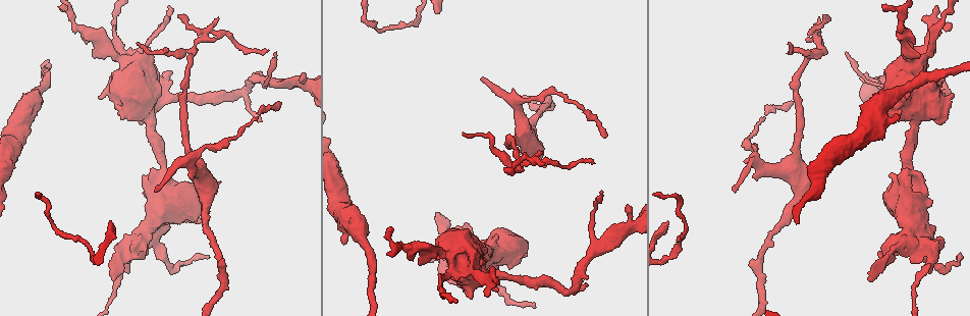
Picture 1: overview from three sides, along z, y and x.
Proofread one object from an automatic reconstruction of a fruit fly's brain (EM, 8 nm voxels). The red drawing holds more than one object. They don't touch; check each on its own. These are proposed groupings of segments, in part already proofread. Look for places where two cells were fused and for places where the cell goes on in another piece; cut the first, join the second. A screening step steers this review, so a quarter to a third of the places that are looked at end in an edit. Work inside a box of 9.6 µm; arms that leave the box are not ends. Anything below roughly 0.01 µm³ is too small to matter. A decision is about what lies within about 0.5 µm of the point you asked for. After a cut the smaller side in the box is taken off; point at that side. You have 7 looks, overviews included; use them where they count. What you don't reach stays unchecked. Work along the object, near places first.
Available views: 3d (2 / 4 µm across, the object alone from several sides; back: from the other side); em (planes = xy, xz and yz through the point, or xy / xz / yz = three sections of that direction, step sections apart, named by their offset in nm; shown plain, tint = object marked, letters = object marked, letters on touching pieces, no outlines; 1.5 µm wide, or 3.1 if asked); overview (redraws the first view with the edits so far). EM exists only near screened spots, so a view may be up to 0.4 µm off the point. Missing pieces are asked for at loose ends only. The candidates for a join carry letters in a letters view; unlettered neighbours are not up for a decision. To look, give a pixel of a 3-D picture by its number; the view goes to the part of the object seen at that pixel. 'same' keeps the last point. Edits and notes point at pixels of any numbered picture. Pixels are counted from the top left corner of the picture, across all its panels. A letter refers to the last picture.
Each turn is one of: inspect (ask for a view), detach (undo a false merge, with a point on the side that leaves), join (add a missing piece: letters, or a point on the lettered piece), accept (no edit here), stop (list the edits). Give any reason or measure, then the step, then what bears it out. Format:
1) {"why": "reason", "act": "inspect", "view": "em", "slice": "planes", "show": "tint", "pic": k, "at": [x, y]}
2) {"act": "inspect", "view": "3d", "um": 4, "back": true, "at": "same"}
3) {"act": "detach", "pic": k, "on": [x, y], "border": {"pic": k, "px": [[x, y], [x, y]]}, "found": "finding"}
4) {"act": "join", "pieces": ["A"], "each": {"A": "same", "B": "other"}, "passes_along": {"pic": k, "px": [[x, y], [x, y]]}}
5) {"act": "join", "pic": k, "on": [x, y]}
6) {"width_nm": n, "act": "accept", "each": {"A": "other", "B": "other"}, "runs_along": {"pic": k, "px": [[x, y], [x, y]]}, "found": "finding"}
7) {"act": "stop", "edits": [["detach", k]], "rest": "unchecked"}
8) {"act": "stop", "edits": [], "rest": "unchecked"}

{"why": "an open end", "act": "inspect", "view": "3d", "um": 4, "pic": 1, "at": [897, 119]}

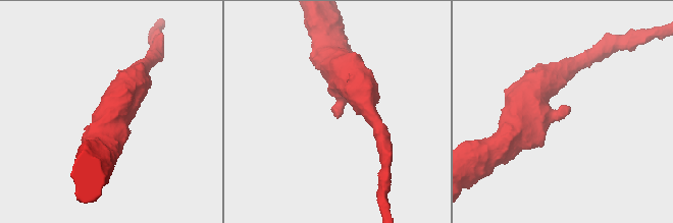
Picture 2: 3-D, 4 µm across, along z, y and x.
{"why": "need the tissue", "act": "inspect", "view": "em", "slice": "yz", "step": 8, "show": "tint", "pic": 2, "at": [568, 113]}

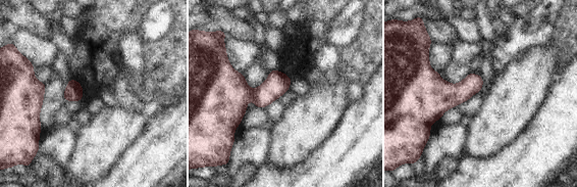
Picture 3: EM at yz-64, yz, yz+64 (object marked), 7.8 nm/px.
{"why": "cut it another way", "act": "inspect", "view": "em", "slice": "planes", "show": "letters", "at": "same"}

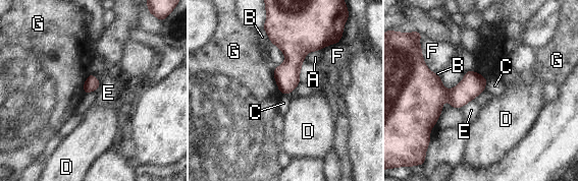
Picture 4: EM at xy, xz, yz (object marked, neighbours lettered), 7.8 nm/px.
{"act": "accept", "each": {"A": "other", "B": "other", "C": "other", "D": "other", "E": "other", "F": "other", "G": "other"}, "border": {"pic": 4, "px": [[272, 72], [277, 88], [283, 94]]}, "found": "none of them fits"}

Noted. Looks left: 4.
{"why": "calibre changes", "act": "inspect", "view": "em", "slice": "planes", "show": "tint", "pic": 1, "at": [890, 251]}

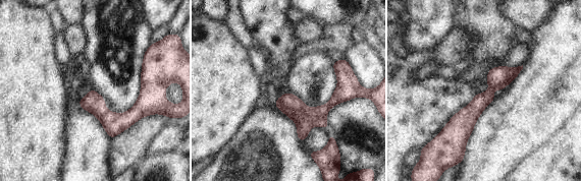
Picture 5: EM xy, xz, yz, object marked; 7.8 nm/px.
{"why": "see the neighbours", "act": "inspect", "view": "em", "slice": "planes", "show": "letters", "at": "same"}

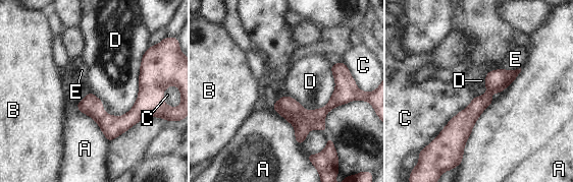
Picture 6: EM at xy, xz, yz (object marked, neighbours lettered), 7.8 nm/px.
{"act": "accept", "each": {"A": "other", "B": "other", "C": "other", "D": "other", "E": "other"}, "runs_along": {"pic": 6, "px": [[515, 72], [441, 137]]}, "found": "one cell here"}

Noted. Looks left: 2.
{"act": "inspect", "view": "em", "slice": "planes", "show": "tint", "pic": 1, "at": [480, 79]}

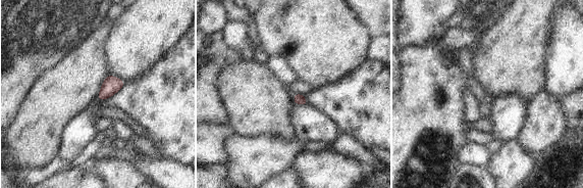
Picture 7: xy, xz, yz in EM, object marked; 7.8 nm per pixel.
{"act": "inspect", "view": "em", "slice": "planes", "show": "letters", "at": "same"}

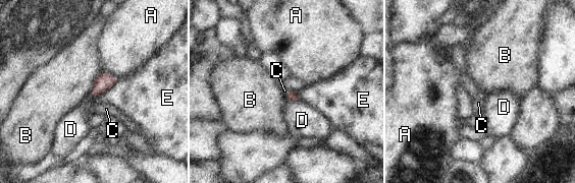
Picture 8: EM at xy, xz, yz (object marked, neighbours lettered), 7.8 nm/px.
{"act": "join", "pieces": ["C"], "each": {"A": "other", "B": "other", "C": "same", "D": "other", "E": "other"}, "found": "the cell continues"}

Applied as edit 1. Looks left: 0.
{"act": "stop", "edits": [["join", 8]], "rest": "unchecked"}

